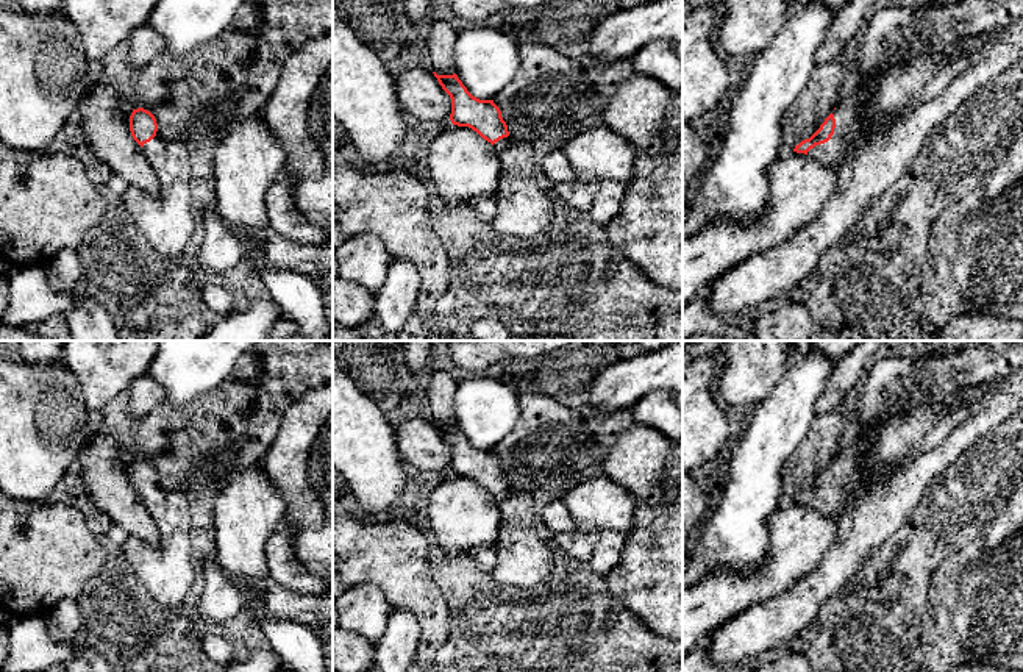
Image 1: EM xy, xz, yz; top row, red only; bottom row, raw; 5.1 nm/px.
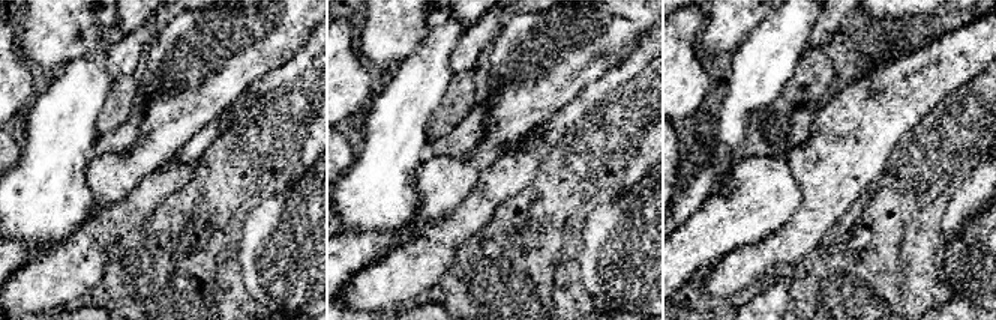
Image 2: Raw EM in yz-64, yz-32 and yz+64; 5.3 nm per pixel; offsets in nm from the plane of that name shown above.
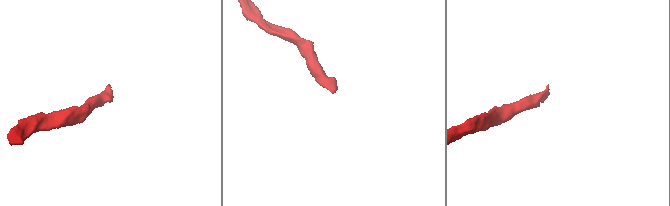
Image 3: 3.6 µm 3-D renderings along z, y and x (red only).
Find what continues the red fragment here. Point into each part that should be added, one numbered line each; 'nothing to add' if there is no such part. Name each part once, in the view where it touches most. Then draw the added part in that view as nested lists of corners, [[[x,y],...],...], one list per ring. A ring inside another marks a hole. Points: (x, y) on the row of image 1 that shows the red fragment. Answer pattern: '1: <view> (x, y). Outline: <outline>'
1: yz (867, 163). Outline: [[[1023,16],[996,33],[964,41],[943,58],[943,63],[948,64],[961,56],[967,58],[968,67],[936,98],[915,106],[881,130],[870,130],[864,123],[862,109],[868,102],[865,89],[848,89],[842,95],[832,111],[834,134],[828,142],[807,152],[818,164],[834,169],[836,188],[831,197],[807,225],[792,233],[782,244],[745,258],[715,278],[703,294],[706,308],[712,314],[732,317],[750,309],[762,309],[806,278],[823,253],[842,242],[861,214],[909,170],[931,127],[946,119],[978,88],[993,81],[1023,56]]]

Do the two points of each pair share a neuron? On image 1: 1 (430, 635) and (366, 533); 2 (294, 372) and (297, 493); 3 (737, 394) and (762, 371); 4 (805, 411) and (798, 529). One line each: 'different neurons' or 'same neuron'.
1: same neuron
2: different neurons
3: same neuron
4: different neurons

